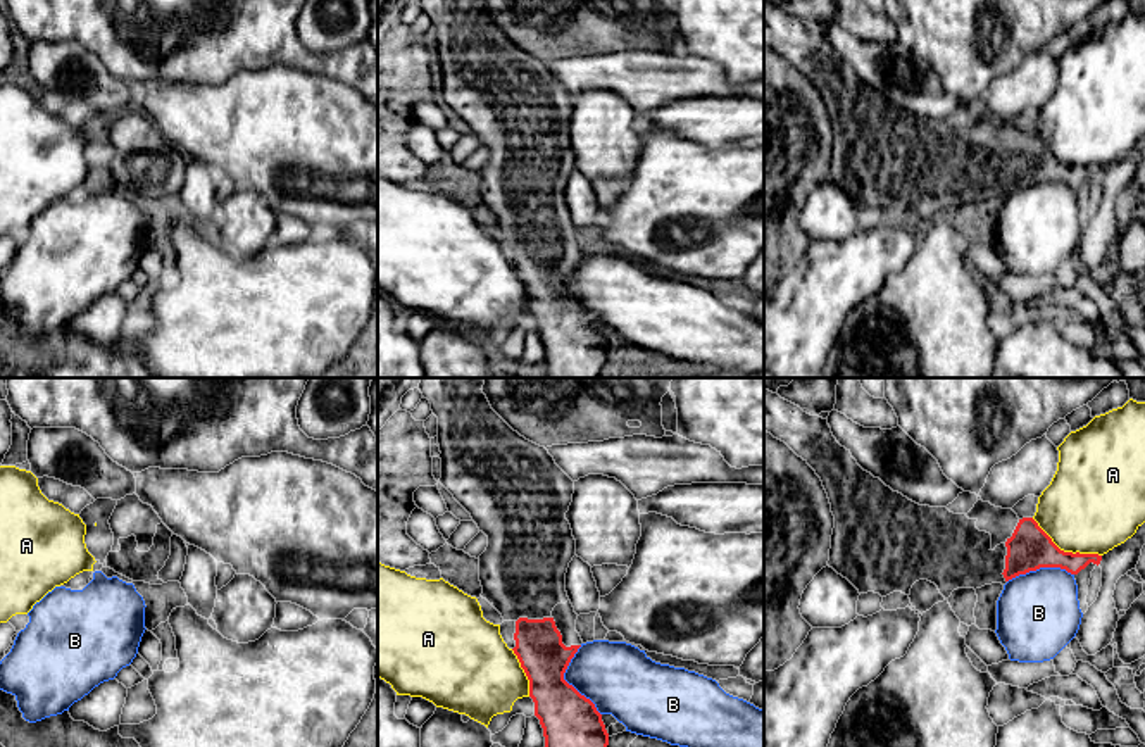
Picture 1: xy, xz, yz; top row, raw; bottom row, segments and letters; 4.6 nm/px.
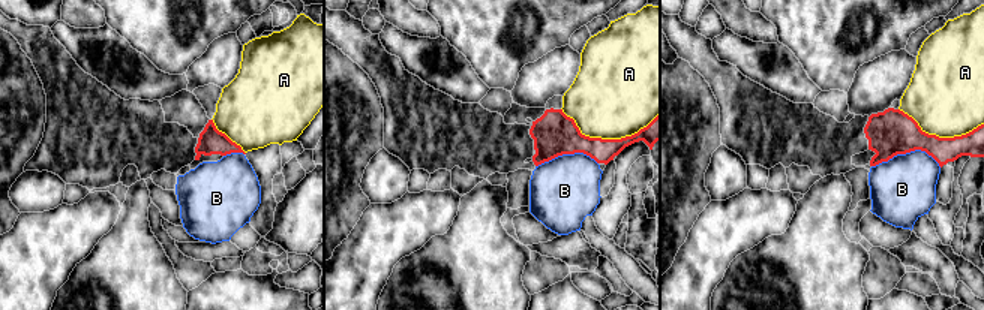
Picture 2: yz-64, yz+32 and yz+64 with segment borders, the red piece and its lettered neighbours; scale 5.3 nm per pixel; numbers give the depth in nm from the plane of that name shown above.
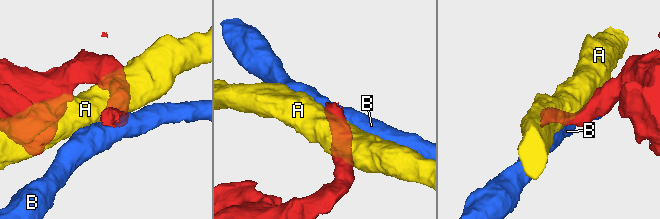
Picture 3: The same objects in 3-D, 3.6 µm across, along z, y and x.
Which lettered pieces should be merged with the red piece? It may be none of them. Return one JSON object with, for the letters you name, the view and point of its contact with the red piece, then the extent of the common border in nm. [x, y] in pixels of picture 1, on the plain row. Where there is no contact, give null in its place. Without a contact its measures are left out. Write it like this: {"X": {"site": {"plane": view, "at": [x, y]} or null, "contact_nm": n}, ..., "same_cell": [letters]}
{"same_cell": []}

